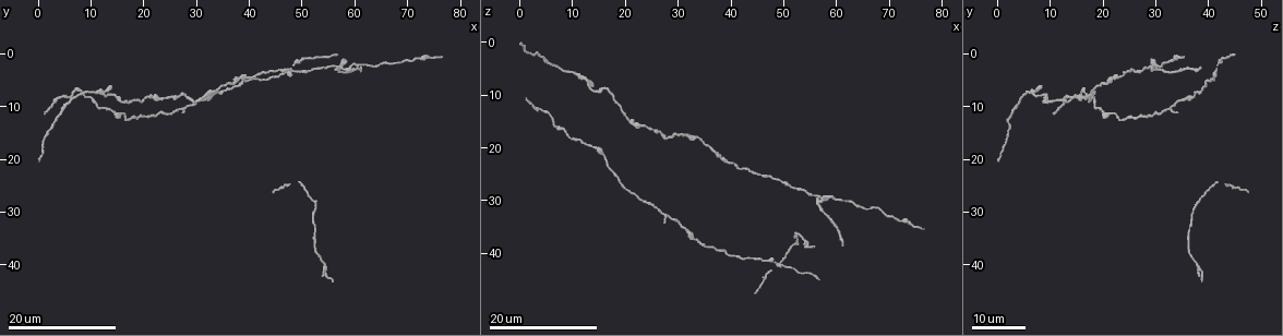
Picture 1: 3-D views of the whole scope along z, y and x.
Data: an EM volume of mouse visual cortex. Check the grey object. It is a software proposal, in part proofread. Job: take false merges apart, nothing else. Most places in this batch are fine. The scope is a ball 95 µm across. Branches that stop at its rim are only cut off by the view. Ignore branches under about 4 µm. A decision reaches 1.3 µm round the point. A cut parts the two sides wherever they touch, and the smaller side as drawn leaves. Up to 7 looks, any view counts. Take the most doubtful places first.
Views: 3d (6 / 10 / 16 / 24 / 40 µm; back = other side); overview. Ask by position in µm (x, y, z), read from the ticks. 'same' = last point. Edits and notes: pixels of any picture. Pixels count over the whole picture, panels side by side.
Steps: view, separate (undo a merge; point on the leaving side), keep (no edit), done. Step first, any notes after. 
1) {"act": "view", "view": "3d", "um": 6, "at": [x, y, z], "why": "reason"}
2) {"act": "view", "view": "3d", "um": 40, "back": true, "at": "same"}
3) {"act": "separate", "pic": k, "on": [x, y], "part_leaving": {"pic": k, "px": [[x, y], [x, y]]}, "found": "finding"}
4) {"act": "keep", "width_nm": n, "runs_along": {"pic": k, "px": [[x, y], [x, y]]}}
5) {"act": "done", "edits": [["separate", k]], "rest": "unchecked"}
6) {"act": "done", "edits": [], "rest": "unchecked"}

{"act": "view", "view": "3d", "um": 16, "at": [57.0, 2.5, 29.5], "why": "looks like a crossing"}

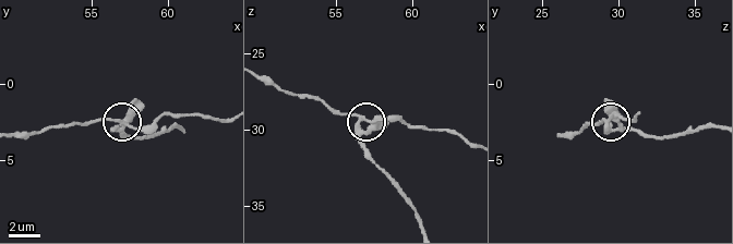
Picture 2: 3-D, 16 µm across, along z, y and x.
{"act": "view", "view": "3d", "um": 10, "at": [57.2, 2.4, 29.4]}

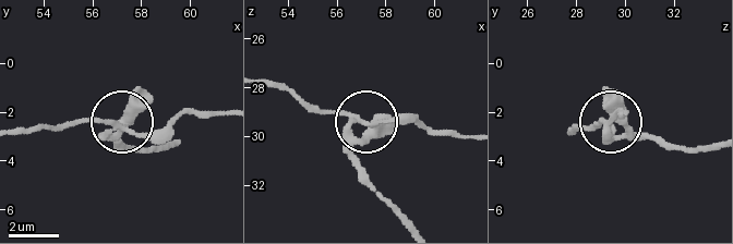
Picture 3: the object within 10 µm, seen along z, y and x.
{"act": "separate", "pic": 3, "on": [133, 102], "side_arm_um": 23, "part_leaving": {"pic": 3, "px": [[351, 121], [351, 163], [404, 226]]}, "found": "a second neuron is stuck on"}

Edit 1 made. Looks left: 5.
{"act": "view", "view": "overview"}

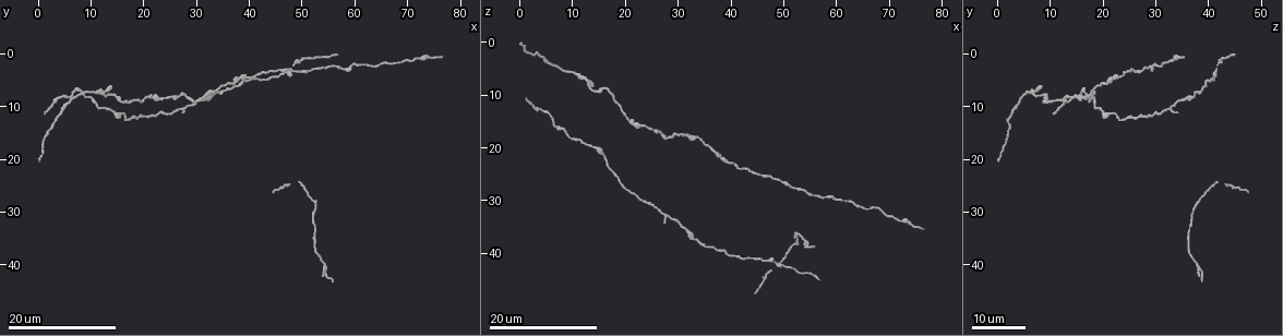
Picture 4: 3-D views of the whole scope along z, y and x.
{"act": "view", "view": "3d", "um": 16, "at": [12.5, 7.5, 7.5], "why": "sudden change in width"}

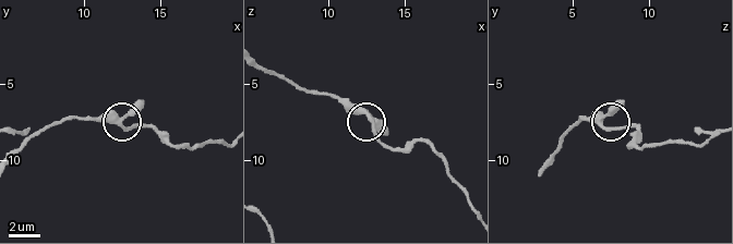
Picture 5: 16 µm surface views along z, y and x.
{"act": "view", "view": "3d", "um": 10, "at": [12.6, 7.8, 7.4]}

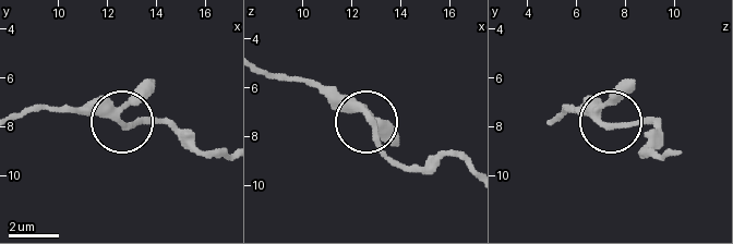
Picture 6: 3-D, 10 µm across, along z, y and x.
{"act": "keep", "arms": 3, "runs_along": {"pic": 6, "px": [[468, 162], [455, 157], [399, 160], [368, 119], [326, 89]]}, "found": "all the same neuron"}

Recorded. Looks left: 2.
{"act": "view", "view": "3d", "um": 16, "at": [32.0, 8.0, 17.5], "why": "thick turns thin"}

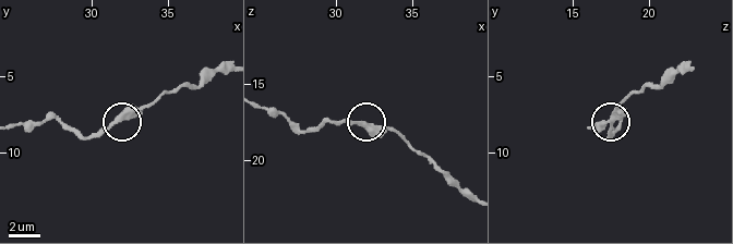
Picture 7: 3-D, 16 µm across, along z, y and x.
{"act": "view", "view": "3d", "um": 10, "at": [31.8, 7.6, 17.6]}

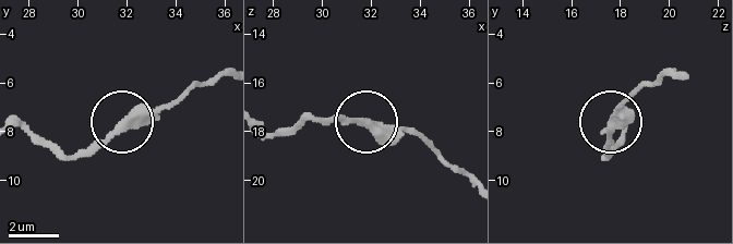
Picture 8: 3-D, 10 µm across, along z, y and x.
{"act": "keep", "width_nm": 360, "runs_along": {"pic": 8, "px": [[224, 73], [192, 82], [161, 107], [136, 113], [75, 159]]}, "found": "one neuron here"}

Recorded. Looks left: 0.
{"act": "done", "edits": [["separate", 3]], "rest": "unchecked"}

